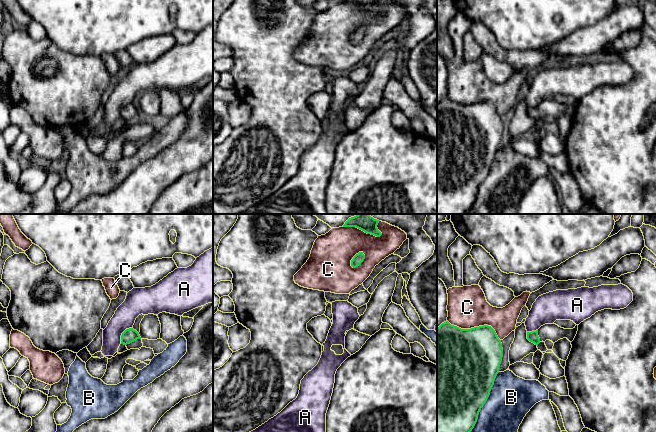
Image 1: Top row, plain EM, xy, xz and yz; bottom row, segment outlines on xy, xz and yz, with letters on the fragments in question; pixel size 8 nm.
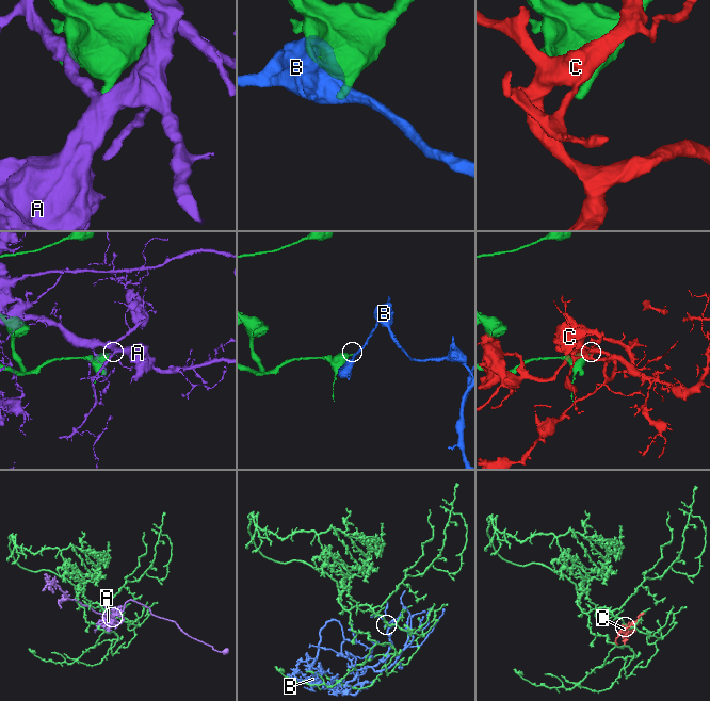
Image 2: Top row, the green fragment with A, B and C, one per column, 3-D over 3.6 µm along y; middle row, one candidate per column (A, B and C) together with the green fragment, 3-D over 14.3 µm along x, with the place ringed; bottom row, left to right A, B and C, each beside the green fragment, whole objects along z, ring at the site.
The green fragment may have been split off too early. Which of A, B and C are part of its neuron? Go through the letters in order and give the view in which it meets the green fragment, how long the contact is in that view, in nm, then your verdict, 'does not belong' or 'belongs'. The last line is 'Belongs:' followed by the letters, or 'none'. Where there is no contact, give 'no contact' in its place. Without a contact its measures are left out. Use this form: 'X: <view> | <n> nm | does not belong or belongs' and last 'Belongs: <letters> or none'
A: xy | 160 nm | does not belong
B: yz | 550 nm | does not belong
C: yz | 460 nm | does not belong
Belongs: none

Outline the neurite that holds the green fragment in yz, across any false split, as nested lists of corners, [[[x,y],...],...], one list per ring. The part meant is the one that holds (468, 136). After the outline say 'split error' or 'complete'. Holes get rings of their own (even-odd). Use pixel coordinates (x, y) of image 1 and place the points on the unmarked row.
[[[446,97],[437,103],[437,214],[464,214],[471,209],[502,133],[501,116],[491,102],[461,105]]] | complete

